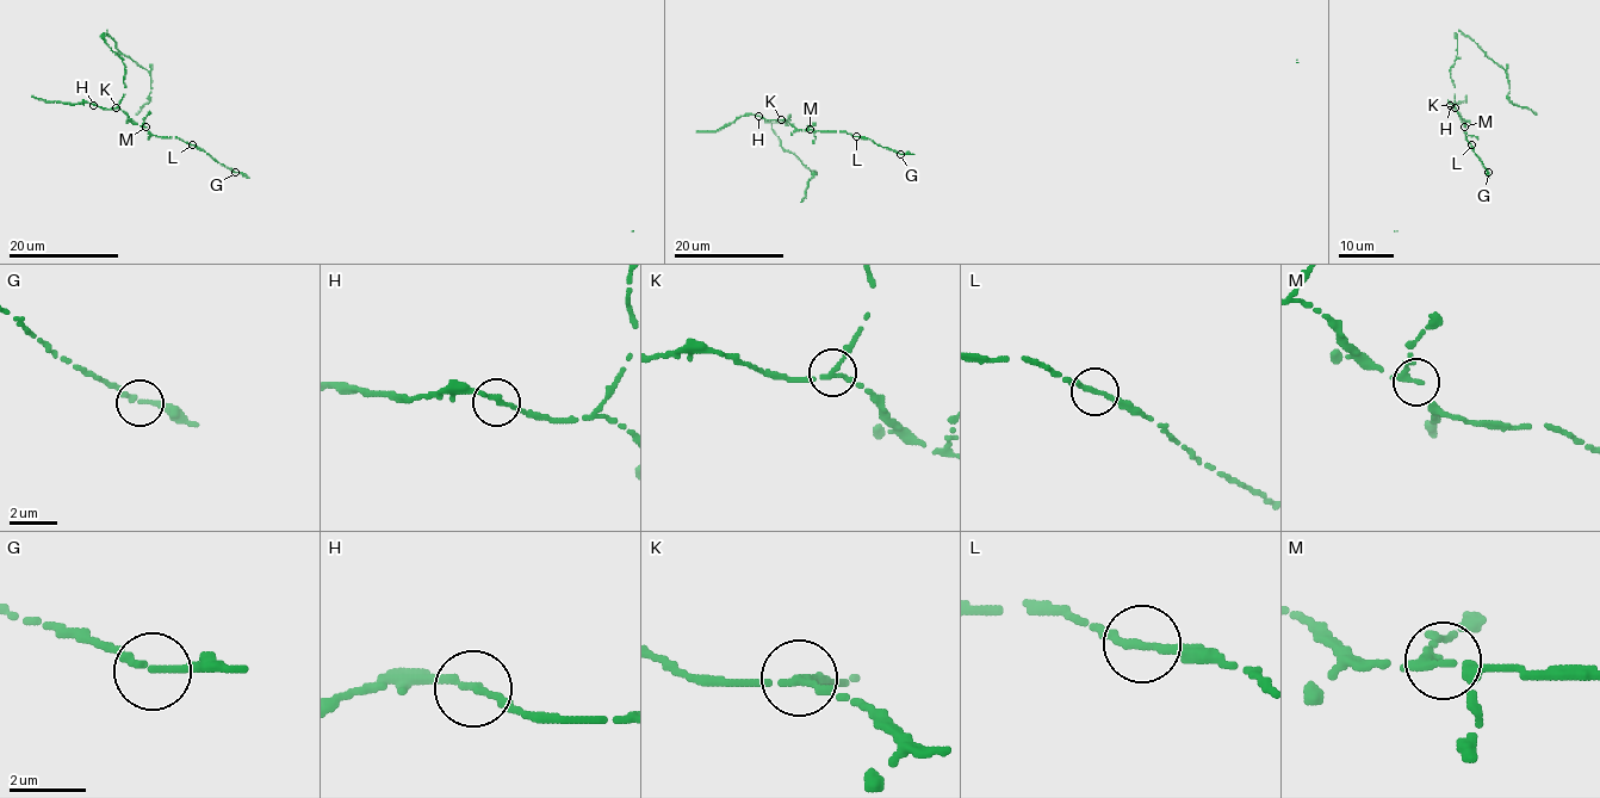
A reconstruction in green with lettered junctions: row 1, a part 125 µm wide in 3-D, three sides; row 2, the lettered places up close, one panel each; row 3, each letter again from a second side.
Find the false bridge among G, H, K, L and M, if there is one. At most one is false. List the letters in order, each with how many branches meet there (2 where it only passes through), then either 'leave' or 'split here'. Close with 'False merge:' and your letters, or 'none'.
G: branches 2; leave
H: branches 2; leave
K: branches 3; split here
L: branches 2; leave
M: branches 3; leave
False merge: K

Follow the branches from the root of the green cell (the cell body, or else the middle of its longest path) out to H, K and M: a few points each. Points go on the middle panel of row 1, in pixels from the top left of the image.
H: (900, 154), (845, 132), (797, 129), (782, 119), (758, 116)
K: (900, 154), (870, 138), (839, 131), (797, 129), (781, 119)
M: (900, 154), (845, 132), (810, 129)

